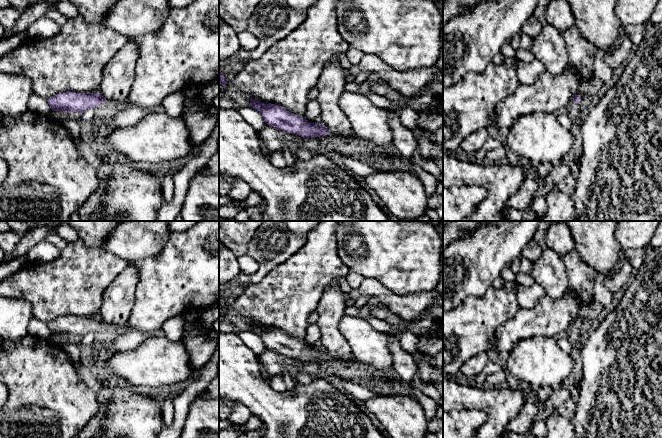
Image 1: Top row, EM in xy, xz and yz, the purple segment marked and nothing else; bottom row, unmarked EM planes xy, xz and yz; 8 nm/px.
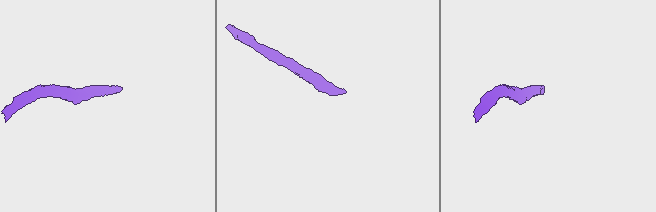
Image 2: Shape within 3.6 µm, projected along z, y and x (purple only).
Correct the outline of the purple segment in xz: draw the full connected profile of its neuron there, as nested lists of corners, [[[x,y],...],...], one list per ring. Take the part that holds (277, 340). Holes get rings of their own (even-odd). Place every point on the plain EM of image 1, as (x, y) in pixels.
[[[250,324],[250,330],[259,335],[267,349],[279,354],[297,358],[303,362],[326,360],[329,354],[323,348],[306,345],[298,339],[287,335],[283,330]]]

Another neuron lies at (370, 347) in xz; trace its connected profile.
[[[348,315],[341,318],[338,329],[359,363],[382,372],[388,379],[395,377],[386,332],[377,331],[367,321]]]

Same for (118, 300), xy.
[[[132,262],[106,288],[100,308],[100,318],[105,323],[116,326],[128,323],[135,304],[138,280],[138,269]]]

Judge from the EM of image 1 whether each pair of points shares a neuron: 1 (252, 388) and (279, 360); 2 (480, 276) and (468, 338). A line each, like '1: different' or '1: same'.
1: different
2: different

